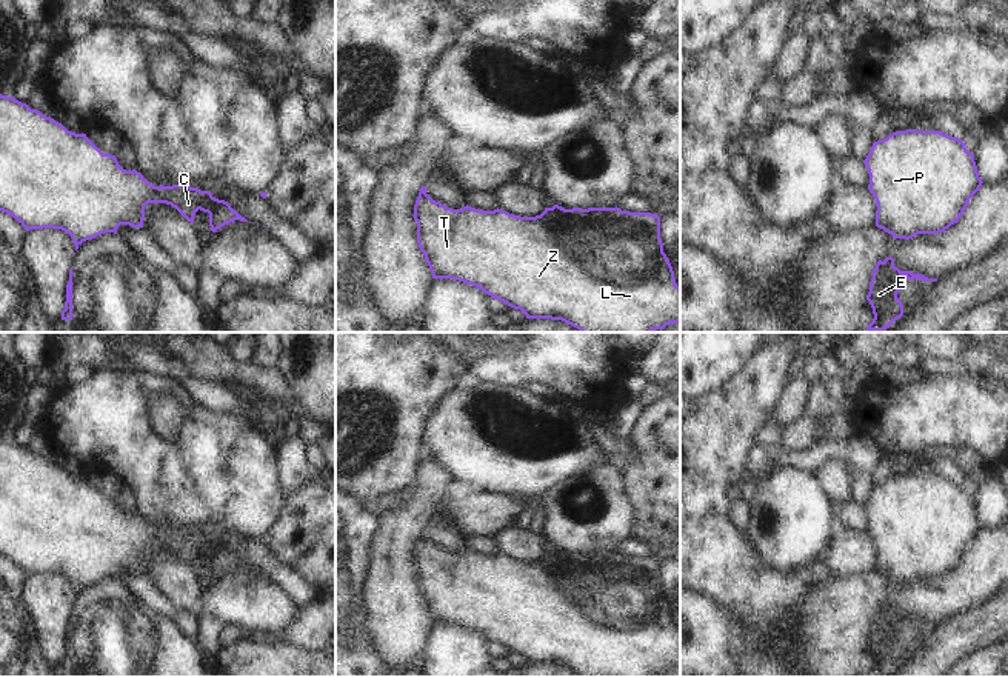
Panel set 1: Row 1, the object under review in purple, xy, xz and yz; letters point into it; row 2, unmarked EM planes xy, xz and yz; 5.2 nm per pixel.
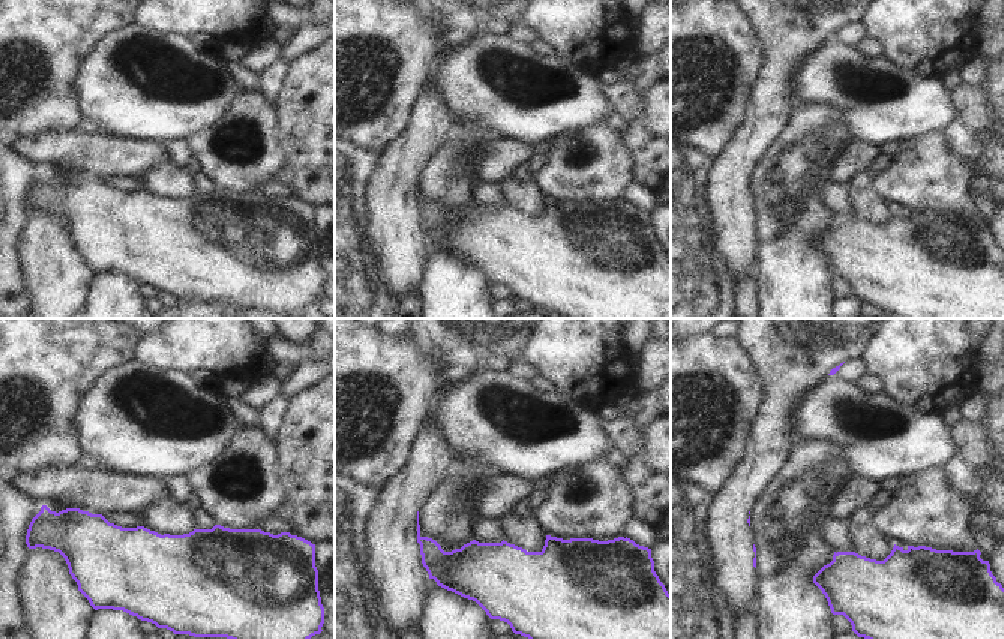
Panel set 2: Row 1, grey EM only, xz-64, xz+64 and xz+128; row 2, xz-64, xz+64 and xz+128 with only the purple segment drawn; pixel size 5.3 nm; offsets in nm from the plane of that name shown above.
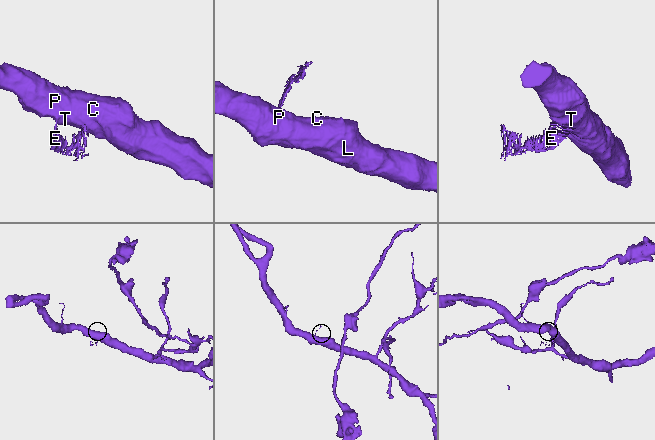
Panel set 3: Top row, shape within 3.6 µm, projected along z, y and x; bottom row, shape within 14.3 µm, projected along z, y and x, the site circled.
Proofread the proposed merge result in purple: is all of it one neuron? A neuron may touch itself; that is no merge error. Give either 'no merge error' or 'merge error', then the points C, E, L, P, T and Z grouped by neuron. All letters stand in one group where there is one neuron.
merge error; groups C L P T Z / E

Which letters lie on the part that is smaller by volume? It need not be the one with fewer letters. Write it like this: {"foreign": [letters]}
{"foreign": ["E"]}

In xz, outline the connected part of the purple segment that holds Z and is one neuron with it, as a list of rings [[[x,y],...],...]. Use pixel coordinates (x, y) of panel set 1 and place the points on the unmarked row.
[[[423,539],[414,549],[414,565],[417,566],[417,588],[425,600],[432,623],[452,623],[472,629],[488,639],[491,643],[497,643],[514,654],[520,654],[526,663],[551,663],[562,665],[580,677],[653,677],[663,674],[666,669],[680,669],[680,632],[676,628],[674,615],[669,603],[663,597],[663,588],[660,583],[660,562],[651,557],[629,557],[620,552],[572,552],[565,554],[559,549],[545,552],[540,560],[520,562],[502,554],[483,555],[471,551],[462,554],[452,554],[440,546],[432,545],[428,539]]]

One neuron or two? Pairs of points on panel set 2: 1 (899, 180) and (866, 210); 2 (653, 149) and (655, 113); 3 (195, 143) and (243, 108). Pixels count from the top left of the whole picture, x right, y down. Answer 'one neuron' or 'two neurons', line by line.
1: two neurons
2: one neuron
3: one neuron

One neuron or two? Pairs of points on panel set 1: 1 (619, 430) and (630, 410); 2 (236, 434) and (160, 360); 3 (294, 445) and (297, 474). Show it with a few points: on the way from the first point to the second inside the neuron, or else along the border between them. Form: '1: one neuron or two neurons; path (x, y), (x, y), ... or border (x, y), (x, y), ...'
1: one neuron; path (624, 425), (628, 414)
2: two neurons; border (145, 373), (163, 376), (180, 383)
3: one neuron; path (294, 453), (294, 466)

